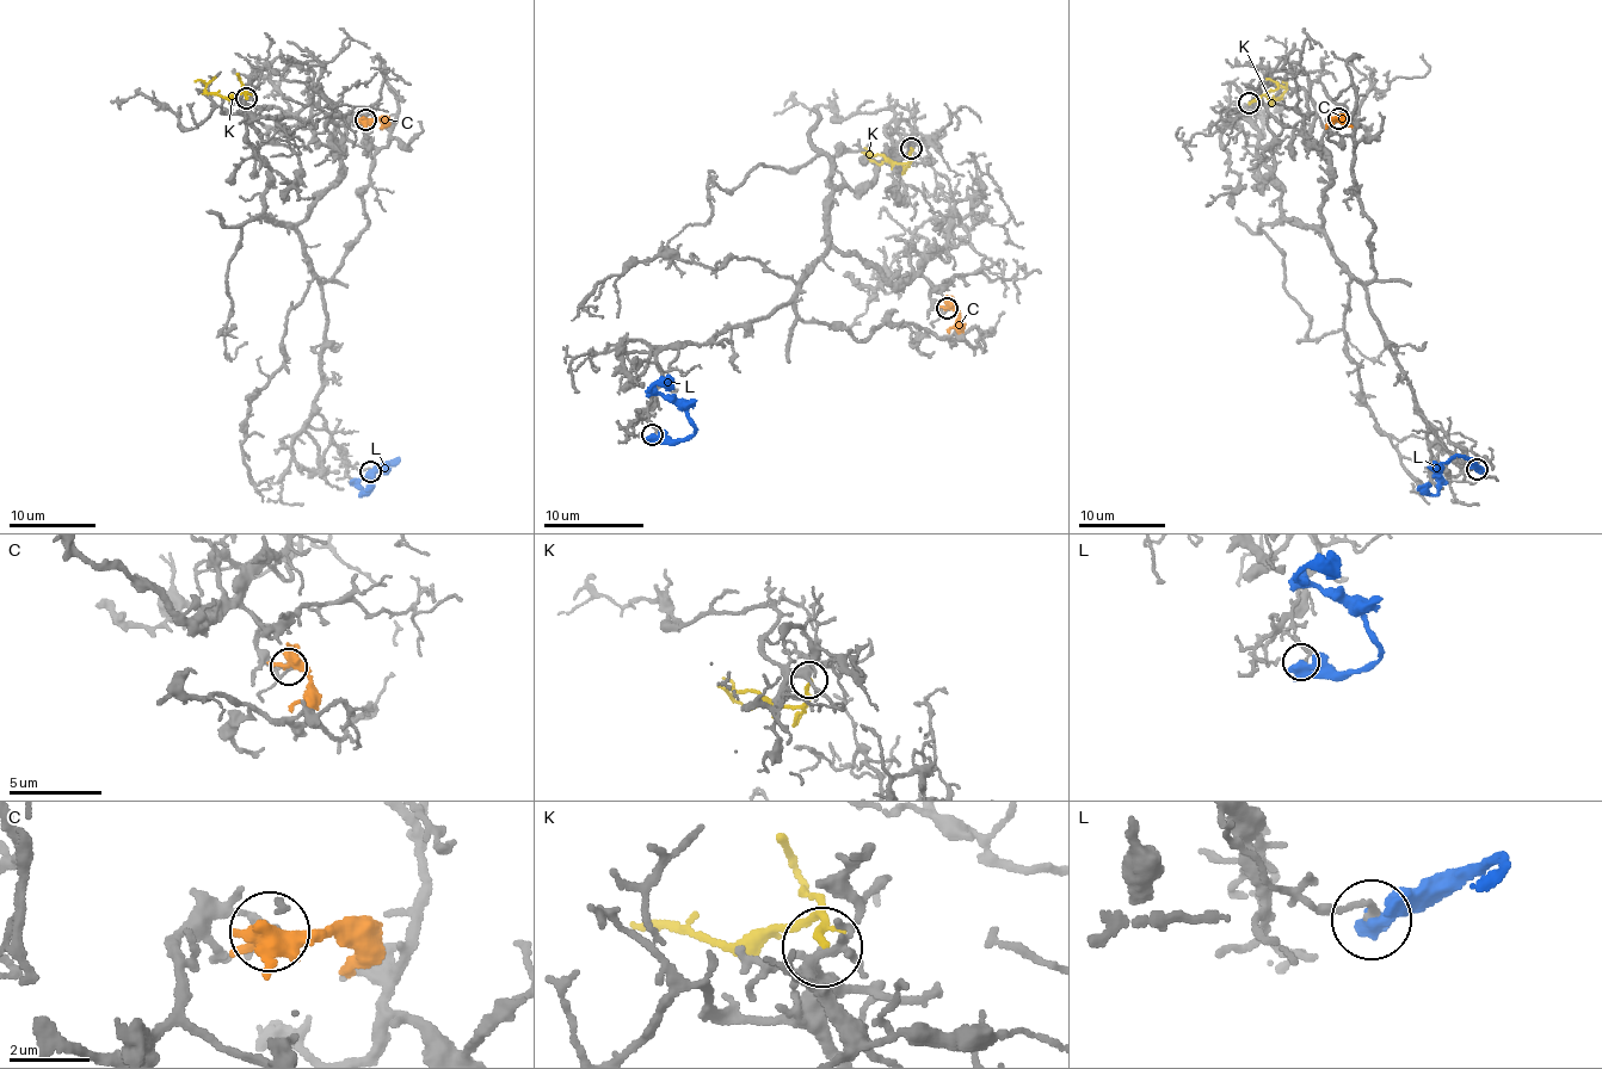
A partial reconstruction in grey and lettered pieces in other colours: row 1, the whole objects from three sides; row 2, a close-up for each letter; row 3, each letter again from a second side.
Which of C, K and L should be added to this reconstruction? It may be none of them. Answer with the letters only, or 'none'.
K

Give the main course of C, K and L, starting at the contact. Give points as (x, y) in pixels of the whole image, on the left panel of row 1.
C: (364, 119), (383, 122), (382, 129)
K: (246, 97), (245, 91), (210, 94), (201, 81), (195, 81)
L: (370, 471), (398, 459), (362, 479), (362, 496), (374, 484)

